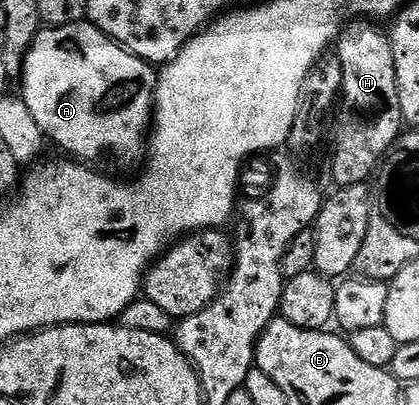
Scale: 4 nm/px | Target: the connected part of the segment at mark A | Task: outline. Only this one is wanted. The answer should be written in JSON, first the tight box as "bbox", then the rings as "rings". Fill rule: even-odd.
{"bbox":[21,22,157,168],"rings":[[[90,22],[60,28],[47,26],[39,31],[23,59],[21,98],[29,106],[37,126],[41,126],[44,137],[63,151],[60,153],[88,166],[116,164],[119,168],[131,168],[145,156],[155,110],[156,79],[157,72],[152,65],[116,44]]]}

